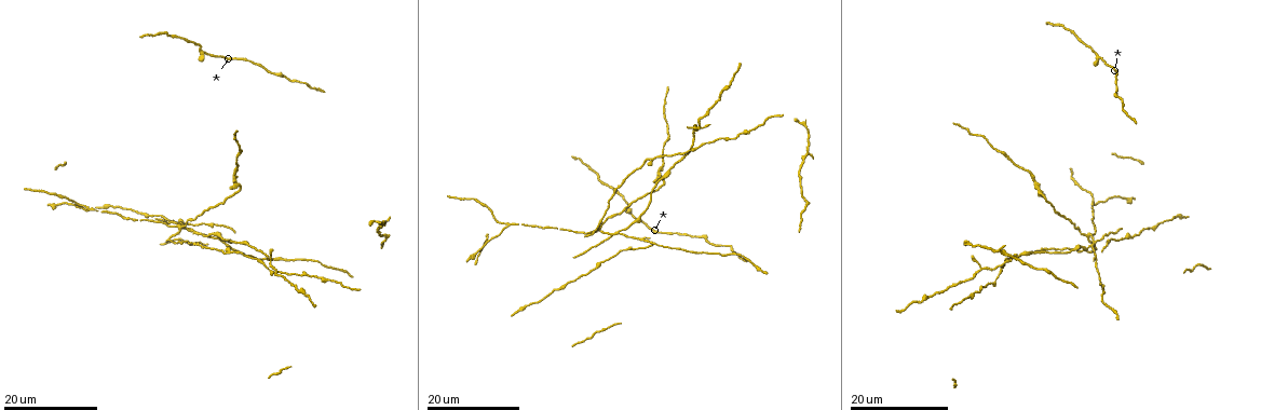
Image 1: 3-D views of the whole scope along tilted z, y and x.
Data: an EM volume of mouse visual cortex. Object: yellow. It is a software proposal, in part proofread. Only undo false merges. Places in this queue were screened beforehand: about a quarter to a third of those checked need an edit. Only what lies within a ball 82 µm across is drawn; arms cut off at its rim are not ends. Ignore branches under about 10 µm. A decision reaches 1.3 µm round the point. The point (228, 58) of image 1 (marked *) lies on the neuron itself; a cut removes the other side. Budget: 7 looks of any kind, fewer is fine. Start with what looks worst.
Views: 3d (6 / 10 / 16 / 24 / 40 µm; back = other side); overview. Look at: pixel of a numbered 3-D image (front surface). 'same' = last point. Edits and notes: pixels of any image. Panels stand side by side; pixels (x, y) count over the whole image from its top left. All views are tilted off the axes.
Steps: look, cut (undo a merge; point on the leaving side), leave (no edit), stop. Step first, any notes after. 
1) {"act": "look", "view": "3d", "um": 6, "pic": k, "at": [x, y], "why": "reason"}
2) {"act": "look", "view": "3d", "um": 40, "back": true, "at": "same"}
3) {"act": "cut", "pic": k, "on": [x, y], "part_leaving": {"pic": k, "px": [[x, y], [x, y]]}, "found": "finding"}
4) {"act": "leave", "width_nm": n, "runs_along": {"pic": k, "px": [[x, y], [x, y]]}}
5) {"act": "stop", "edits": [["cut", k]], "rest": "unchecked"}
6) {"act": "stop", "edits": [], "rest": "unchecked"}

{"act": "look", "view": "3d", "um": 24, "pic": 1, "at": [1090, 247]}

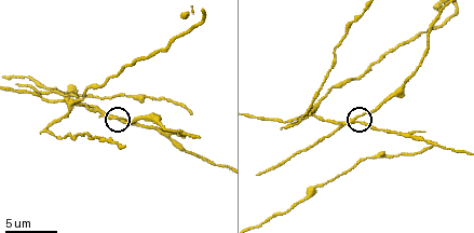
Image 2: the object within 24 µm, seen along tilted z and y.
{"act": "look", "view": "3d", "um": 10, "pic": 2, "at": [355, 119], "why": "closer look"}

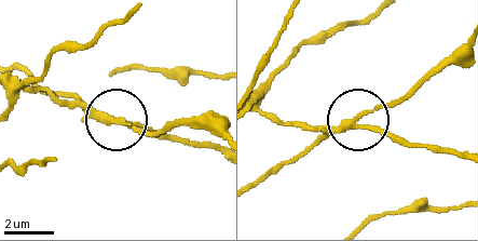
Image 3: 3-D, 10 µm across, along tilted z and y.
{"act": "cut", "pic": 3, "on": [376, 108], "part_leaving": {"pic": 3, "px": [[345, 124], [405, 99], [461, 45]]}, "found": "a second neuron is stuck on"}

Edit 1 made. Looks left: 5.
{"act": "look", "view": "overview"}

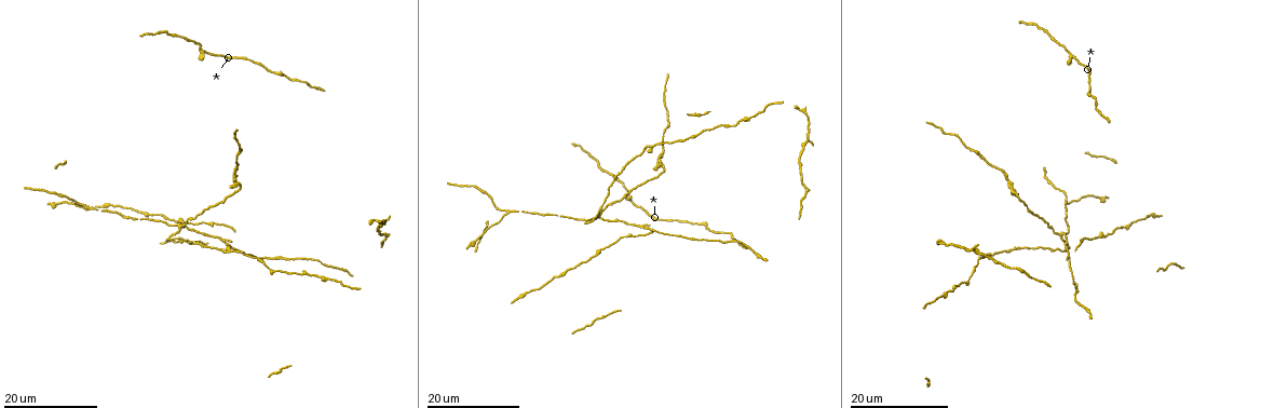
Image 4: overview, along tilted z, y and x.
{"act": "look", "view": "3d", "um": 16, "pic": 4, "at": [1063, 235], "why": "four or more arms meet"}

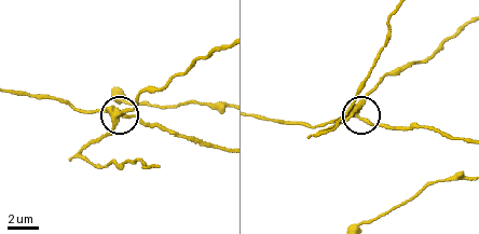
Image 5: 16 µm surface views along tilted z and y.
{"act": "look", "view": "3d", "um": 10, "pic": 5, "at": [358, 107]}

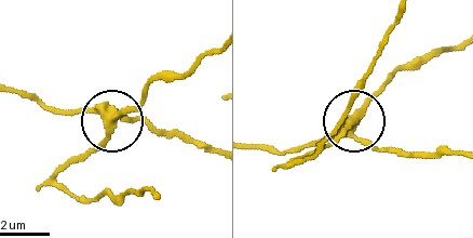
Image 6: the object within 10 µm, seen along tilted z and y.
{"act": "cut", "pic": 6, "on": [131, 109], "side_arm_um": 81, "found": "two neurons meet here"}

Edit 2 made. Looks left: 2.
{"act": "stop", "edits": [["cut", 3], ["cut", 6]], "rest": "unchecked"}

